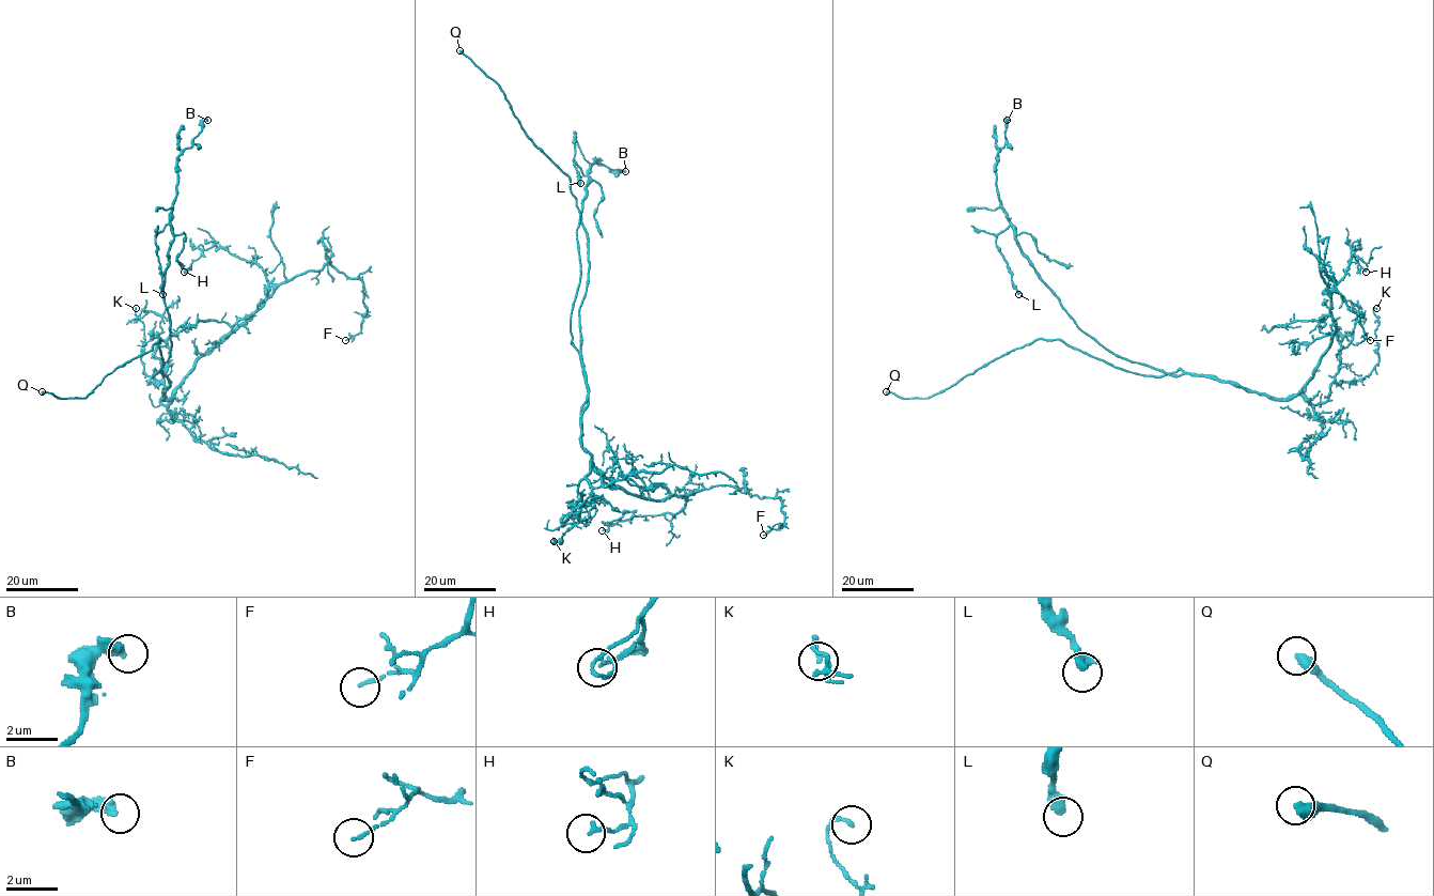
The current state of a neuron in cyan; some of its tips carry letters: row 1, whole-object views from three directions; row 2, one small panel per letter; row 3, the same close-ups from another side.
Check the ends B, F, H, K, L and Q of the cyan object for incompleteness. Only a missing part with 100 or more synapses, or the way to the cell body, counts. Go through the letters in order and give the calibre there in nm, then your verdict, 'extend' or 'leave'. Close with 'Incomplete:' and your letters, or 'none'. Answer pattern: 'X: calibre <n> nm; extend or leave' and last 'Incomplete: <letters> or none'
B: calibre 320 nm; leave
F: calibre 120 nm; leave
H: calibre 140 nm; leave
K: calibre 130 nm; leave
L: calibre 360 nm; leave
Q: calibre 460 nm; extend
Incomplete: Q

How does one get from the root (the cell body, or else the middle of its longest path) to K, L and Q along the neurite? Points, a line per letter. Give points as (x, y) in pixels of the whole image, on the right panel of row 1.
K: (1229, 383), (1269, 397), (1302, 395), (1313, 404), (1325, 402), (1331, 383), (1360, 380), (1378, 361), (1376, 308)
L: (1229, 383), (1170, 375), (1109, 352), (1077, 326), (1011, 225), (996, 247), (1018, 294)
Q: (1229, 383), (1180, 369), (1159, 376), (1139, 374), (1059, 339), (1035, 339), (926, 398), (900, 398), (886, 391)

